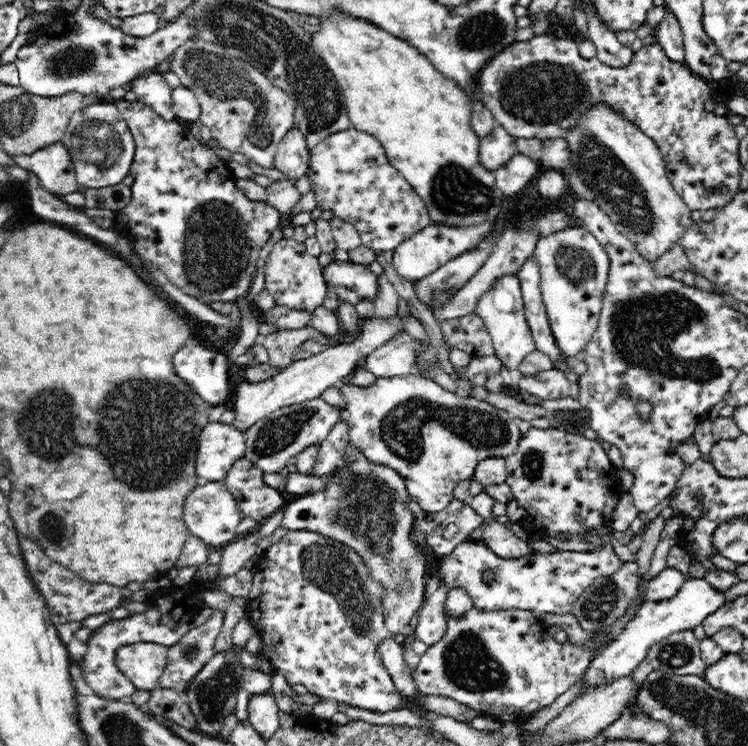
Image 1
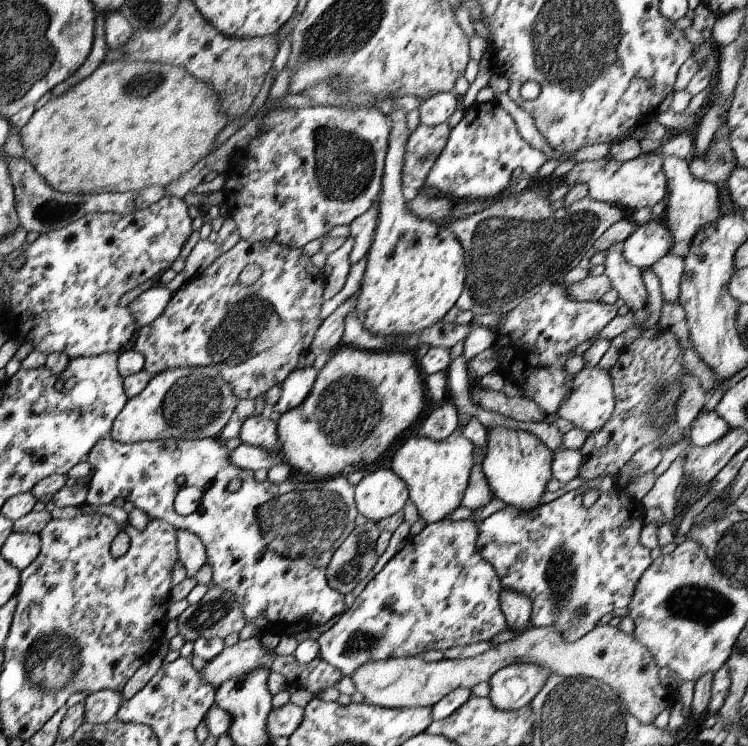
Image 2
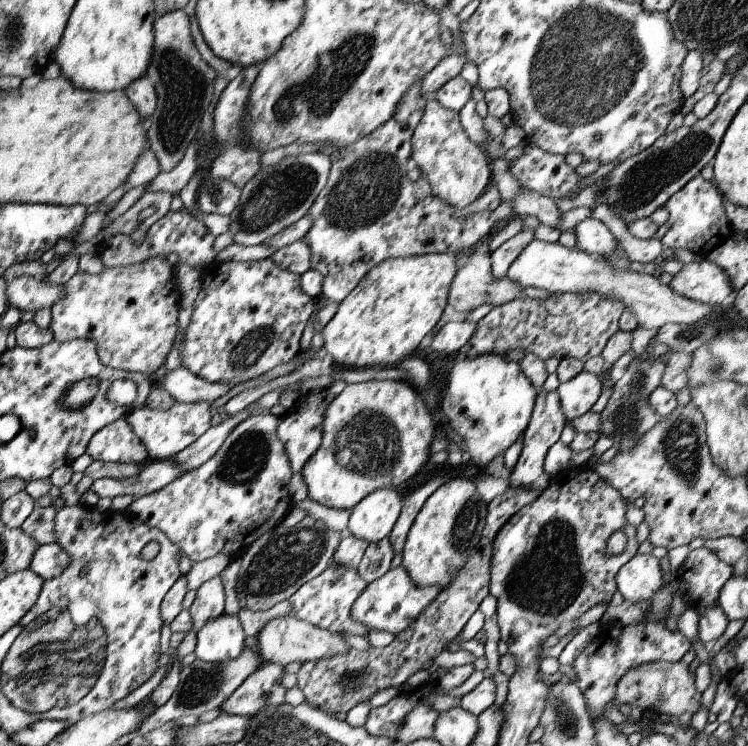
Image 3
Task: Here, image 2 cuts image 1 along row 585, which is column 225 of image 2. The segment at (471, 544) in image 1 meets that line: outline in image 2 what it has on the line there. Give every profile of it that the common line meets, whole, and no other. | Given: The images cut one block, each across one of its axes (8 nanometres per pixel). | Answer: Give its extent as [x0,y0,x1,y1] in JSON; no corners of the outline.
[86,435,358,636]

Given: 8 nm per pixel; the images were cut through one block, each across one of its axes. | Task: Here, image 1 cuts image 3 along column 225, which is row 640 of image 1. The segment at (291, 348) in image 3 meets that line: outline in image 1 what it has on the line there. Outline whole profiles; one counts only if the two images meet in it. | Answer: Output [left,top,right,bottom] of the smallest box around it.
[245,530,404,712]

